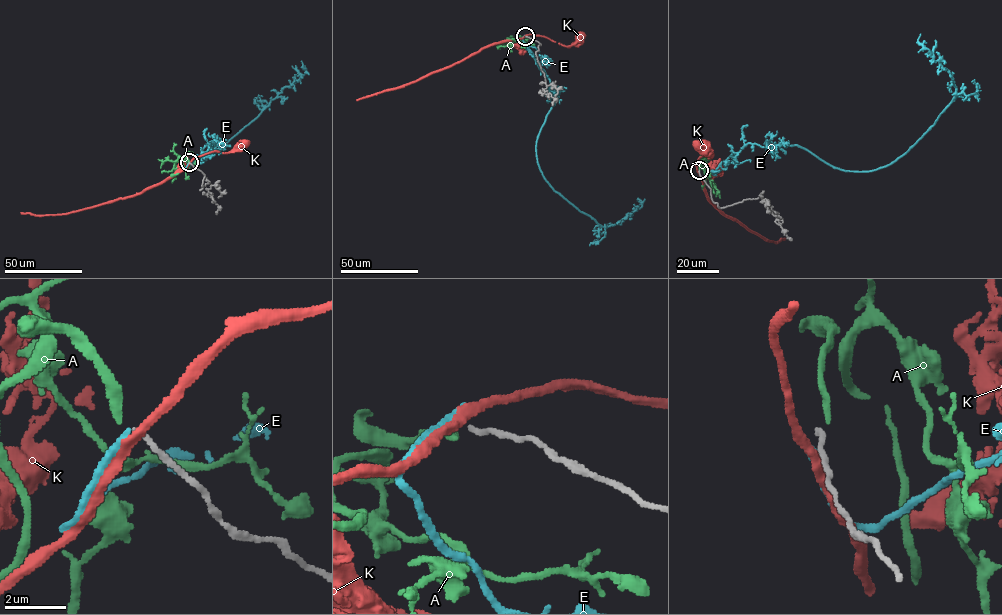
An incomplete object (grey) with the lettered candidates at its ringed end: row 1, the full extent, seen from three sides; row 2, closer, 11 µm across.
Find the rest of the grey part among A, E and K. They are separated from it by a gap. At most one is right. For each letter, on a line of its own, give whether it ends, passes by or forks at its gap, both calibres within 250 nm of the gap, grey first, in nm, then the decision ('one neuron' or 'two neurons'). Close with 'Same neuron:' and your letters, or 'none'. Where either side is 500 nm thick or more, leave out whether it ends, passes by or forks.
A: it ends | 180/240 nm | two neurons
E: it ends | 180/280 nm | two neurons
K: it passes by | 180/300 nm | two neurons
Same neuron: none

